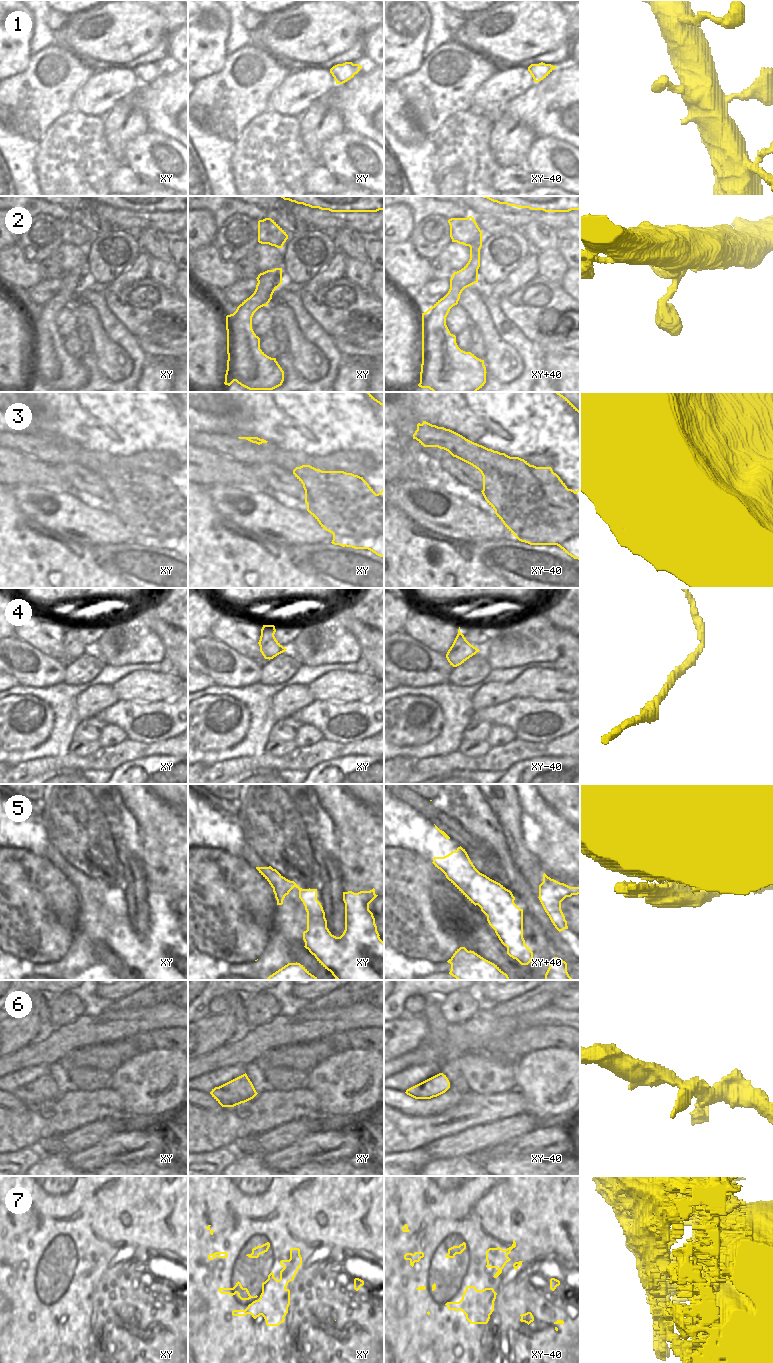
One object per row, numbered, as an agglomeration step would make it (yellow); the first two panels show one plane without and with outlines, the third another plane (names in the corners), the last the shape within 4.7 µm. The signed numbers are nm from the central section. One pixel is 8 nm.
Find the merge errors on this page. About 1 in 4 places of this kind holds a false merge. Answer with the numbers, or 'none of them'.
3

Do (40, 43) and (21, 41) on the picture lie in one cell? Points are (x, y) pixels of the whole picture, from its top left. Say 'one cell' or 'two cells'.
two cells

